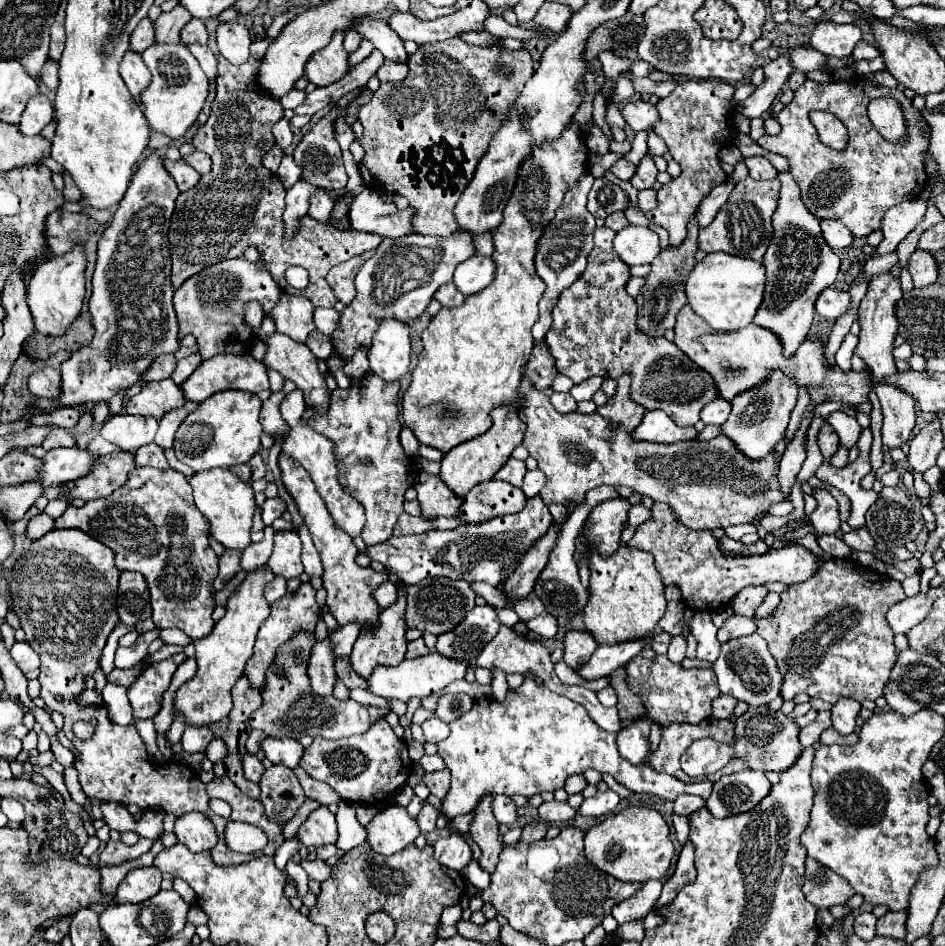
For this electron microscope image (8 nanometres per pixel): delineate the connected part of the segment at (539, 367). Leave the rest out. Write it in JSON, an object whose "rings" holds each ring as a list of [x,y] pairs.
{"rings":[[[537,341],[535,347],[533,347],[531,359],[527,363],[527,375],[529,375],[531,383],[539,391],[549,389],[551,383],[553,383],[553,379],[555,379],[555,375],[557,375],[553,355],[549,353],[549,349],[547,349],[547,345],[543,341]]]}

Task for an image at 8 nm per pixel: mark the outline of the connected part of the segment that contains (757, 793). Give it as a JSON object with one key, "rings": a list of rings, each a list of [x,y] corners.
{"rings":[[[747,769],[715,781],[713,793],[705,801],[705,807],[711,811],[711,815],[725,819],[753,809],[753,805],[757,805],[769,791],[771,783],[767,777],[761,771]]]}

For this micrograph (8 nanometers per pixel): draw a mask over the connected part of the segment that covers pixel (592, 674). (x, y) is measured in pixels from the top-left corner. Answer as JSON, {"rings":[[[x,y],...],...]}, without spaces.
{"rings":[[[621,641],[621,645],[599,645],[591,659],[579,669],[583,679],[599,679],[609,677],[615,669],[627,665],[647,641]]]}

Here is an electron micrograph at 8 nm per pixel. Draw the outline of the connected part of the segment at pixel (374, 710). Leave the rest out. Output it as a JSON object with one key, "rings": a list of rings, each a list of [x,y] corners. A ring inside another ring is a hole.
{"rings":[[[297,633],[285,649],[281,649],[281,669],[285,669],[285,677],[277,677],[277,673],[269,673],[265,677],[265,689],[261,689],[263,703],[259,709],[251,713],[251,729],[259,729],[269,737],[291,737],[299,739],[303,735],[321,735],[327,739],[341,739],[365,733],[369,725],[387,715],[385,709],[373,705],[361,705],[353,699],[339,701],[335,697],[319,697],[309,687],[307,663],[311,657],[311,647],[315,643],[315,633]]]}

